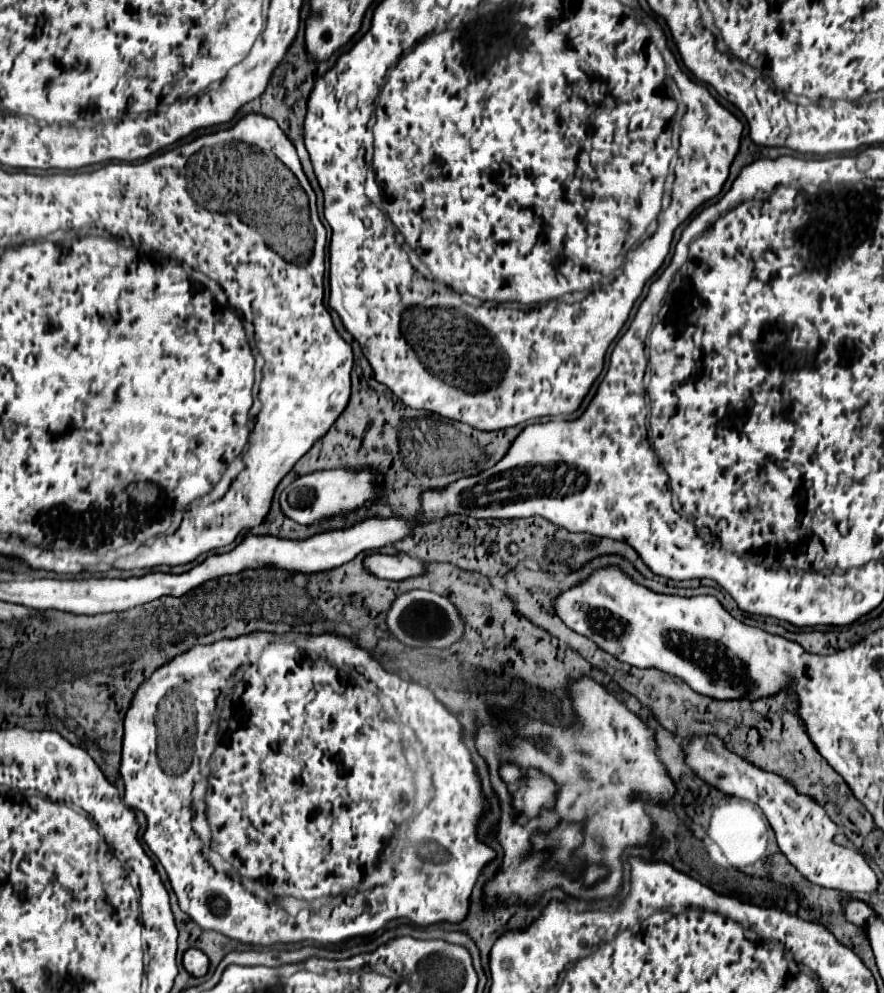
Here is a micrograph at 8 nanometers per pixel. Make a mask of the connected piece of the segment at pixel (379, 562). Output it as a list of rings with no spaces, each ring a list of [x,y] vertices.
[[[371,553],[363,559],[363,567],[379,579],[395,579],[395,581],[423,573],[423,563],[419,563],[417,559],[411,559],[405,553],[399,553],[399,555]]]

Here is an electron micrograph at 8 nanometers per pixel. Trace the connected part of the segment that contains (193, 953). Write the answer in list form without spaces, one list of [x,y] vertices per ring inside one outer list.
[[[187,949],[185,955],[183,955],[183,967],[187,969],[189,975],[203,977],[207,973],[207,969],[209,969],[209,959],[199,949]]]

